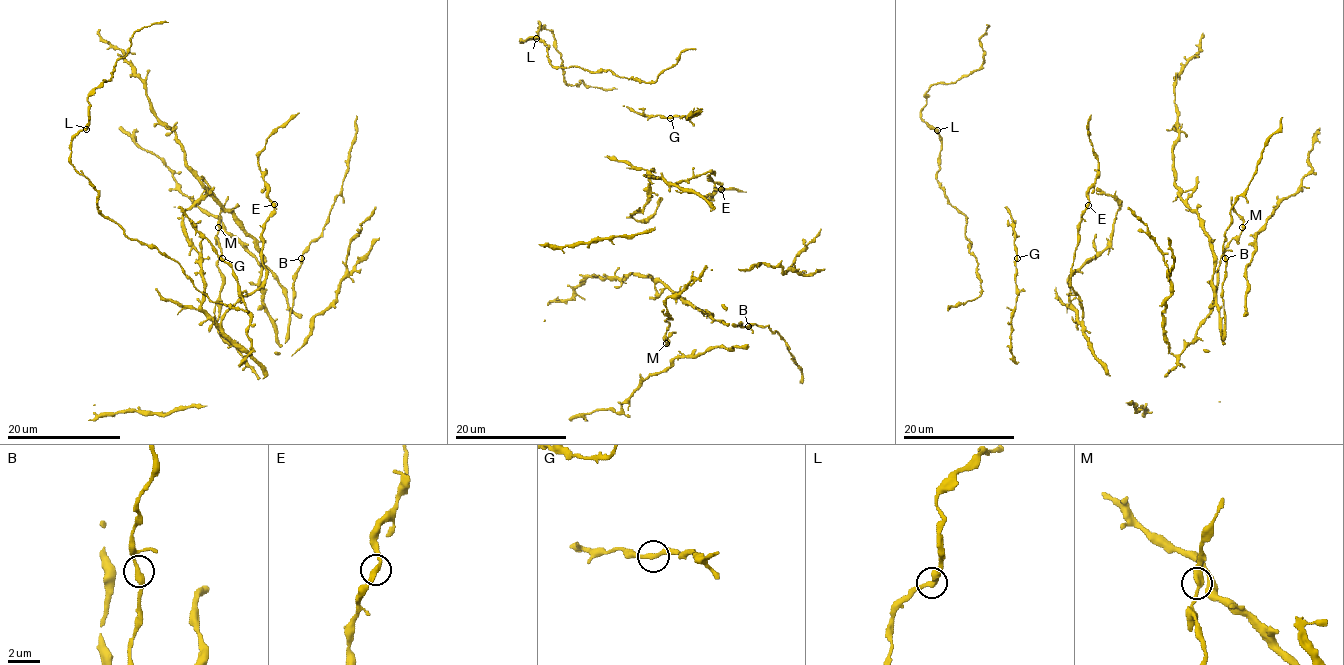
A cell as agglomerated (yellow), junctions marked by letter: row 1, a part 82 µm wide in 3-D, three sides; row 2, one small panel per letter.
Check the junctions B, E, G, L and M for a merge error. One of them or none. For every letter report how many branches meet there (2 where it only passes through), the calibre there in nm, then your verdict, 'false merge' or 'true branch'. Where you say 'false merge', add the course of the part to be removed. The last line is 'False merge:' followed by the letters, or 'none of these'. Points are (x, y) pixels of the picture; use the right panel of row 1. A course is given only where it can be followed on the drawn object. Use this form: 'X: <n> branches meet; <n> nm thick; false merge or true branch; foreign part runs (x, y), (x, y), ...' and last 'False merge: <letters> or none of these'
B: 2 branches meet; 320 nm thick; true branch
E: 2 branches meet; 320 nm thick; true branch
G: 2 branches meet; 320 nm thick; true branch
L: 2 branches meet; 320 nm thick; true branch
M: 2 branches meet; 360 nm thick; true branch
False merge: none of these

